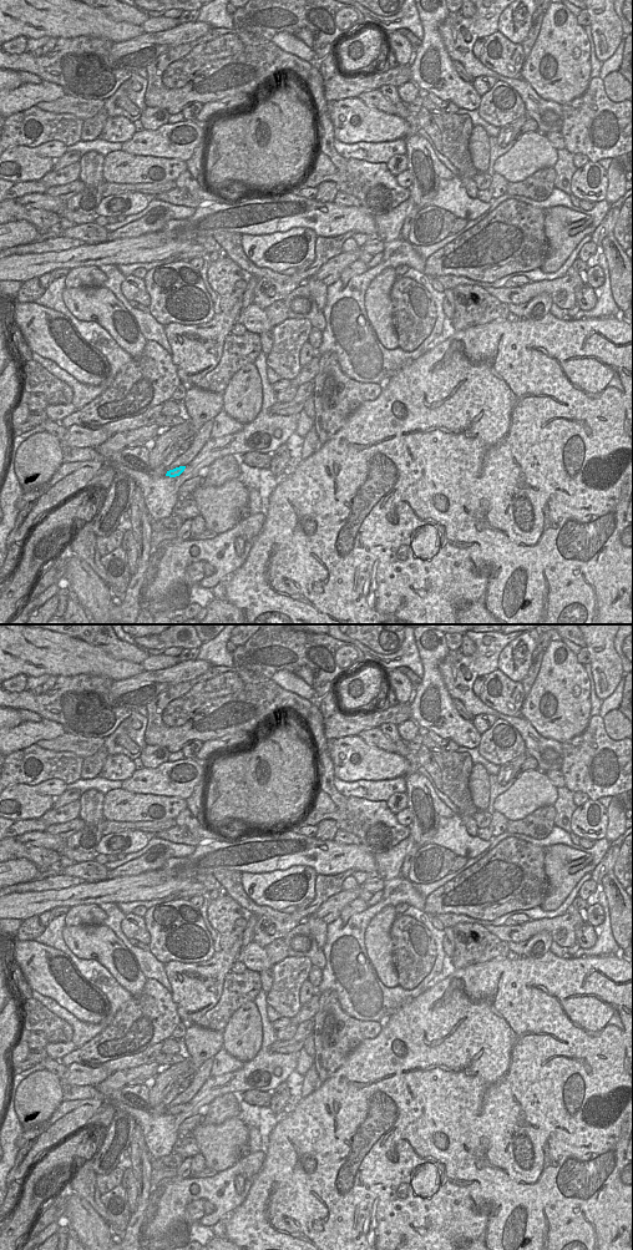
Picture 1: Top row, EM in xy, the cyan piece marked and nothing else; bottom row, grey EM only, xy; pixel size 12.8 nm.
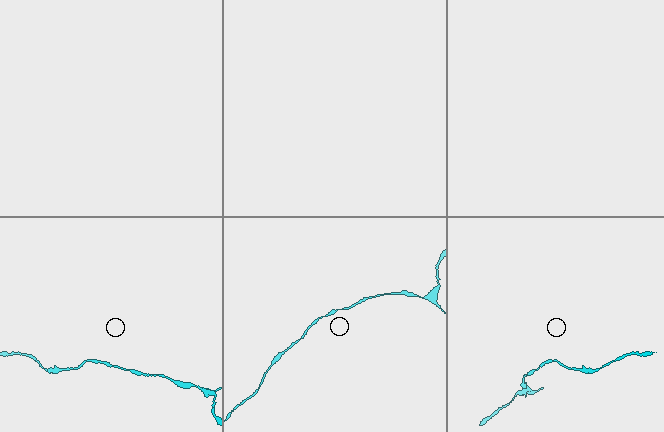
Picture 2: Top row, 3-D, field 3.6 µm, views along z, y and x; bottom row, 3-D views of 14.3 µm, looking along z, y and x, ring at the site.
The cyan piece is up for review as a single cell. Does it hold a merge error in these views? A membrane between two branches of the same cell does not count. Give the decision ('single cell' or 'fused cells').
single cell

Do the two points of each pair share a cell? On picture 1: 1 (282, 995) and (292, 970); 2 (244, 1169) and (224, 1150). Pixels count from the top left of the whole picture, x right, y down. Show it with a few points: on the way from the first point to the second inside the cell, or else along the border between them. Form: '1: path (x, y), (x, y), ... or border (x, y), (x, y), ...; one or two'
1: path (285, 988), (289, 976); one
2: border (251, 1153), (217, 1173); two

